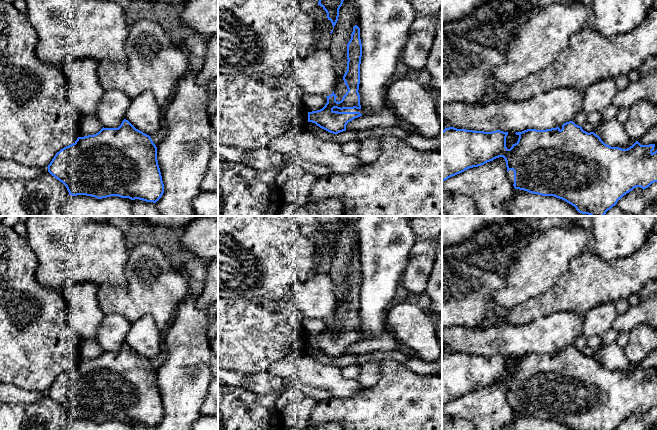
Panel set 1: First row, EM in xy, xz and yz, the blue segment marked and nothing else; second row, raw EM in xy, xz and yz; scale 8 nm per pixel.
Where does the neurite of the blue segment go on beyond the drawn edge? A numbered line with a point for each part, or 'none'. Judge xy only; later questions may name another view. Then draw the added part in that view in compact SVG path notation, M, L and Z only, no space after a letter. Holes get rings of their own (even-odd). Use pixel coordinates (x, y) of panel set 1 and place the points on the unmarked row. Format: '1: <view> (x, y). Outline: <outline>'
none

